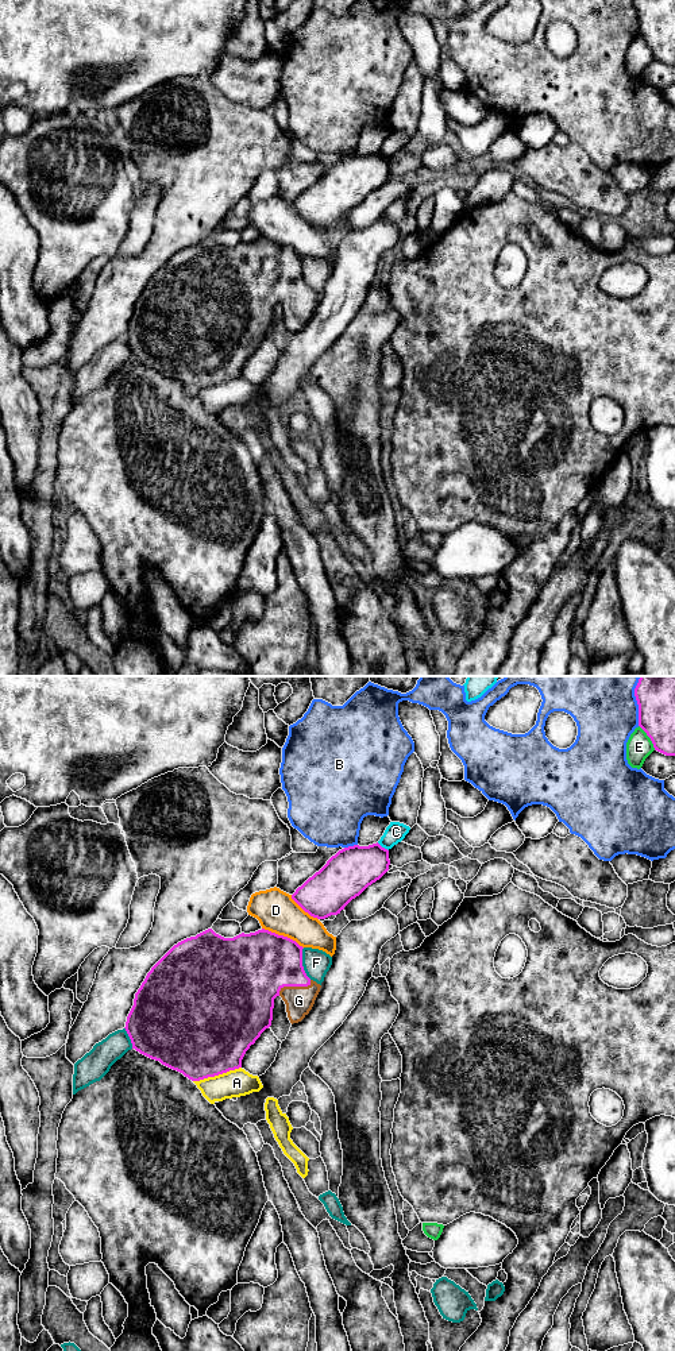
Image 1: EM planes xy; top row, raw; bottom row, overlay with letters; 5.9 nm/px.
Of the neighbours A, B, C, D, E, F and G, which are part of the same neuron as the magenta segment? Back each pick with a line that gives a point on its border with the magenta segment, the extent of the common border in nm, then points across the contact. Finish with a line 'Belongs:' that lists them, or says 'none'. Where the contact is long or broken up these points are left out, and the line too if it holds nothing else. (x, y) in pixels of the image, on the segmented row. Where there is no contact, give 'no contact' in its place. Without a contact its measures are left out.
G: contact xy (293, 985); length 220 nm; way xy (257, 965), (278, 971), (293, 985), (299, 992), (299, 1000)
Belongs: G

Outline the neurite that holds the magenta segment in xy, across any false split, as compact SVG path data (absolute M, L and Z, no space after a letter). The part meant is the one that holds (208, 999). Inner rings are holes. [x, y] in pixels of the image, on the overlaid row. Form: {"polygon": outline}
{"polygon": "M208 929L178 942L151 968L135 993L124 1027L132 1049L192 1081L242 1068L246 1051L271 1026L277 996L285 1001L292 1024L312 1010L321 985L306 976L302 949L265 929L234 938Z"}

